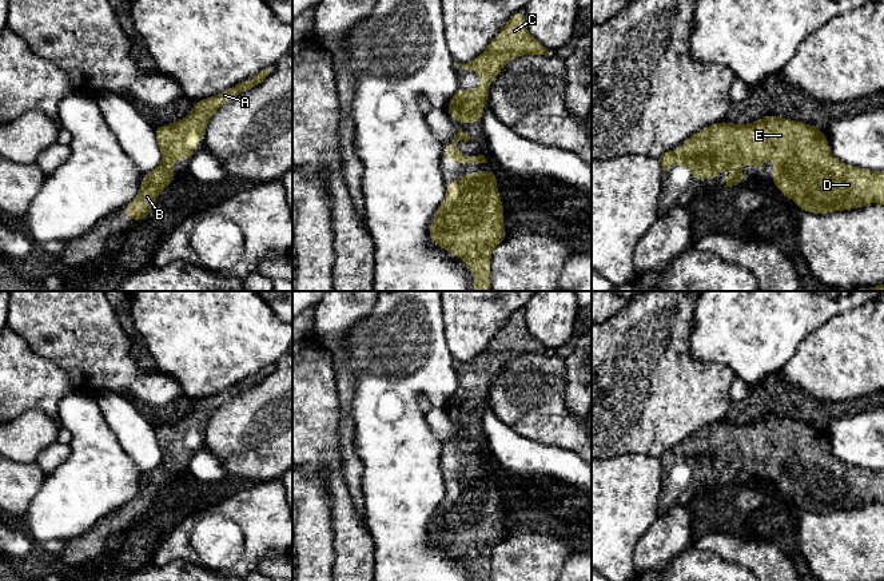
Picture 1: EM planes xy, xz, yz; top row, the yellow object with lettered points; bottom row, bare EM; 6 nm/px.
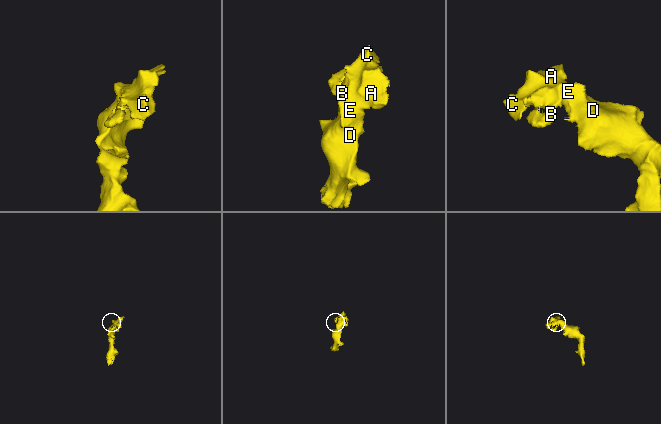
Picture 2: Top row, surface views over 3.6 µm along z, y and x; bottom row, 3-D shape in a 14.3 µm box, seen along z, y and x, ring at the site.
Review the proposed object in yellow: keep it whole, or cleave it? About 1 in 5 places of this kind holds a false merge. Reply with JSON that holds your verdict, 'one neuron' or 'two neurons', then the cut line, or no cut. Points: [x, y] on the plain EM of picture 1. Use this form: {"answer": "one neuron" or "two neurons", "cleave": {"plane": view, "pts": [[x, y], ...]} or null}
{"answer": "one neuron", "cleave": null}

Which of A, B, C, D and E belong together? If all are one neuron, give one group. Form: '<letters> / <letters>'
A B C D E

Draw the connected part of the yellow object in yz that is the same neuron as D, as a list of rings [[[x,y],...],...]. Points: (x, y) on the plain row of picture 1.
[[[765,414],[762,418],[746,423],[730,423],[726,419],[714,422],[688,437],[678,449],[668,450],[661,457],[662,470],[672,463],[688,465],[692,478],[718,478],[721,469],[733,465],[726,485],[742,483],[744,462],[753,462],[757,471],[764,467],[764,457],[775,459],[772,482],[785,497],[791,497],[804,512],[829,513],[860,508],[869,502],[884,505],[884,471],[849,465],[829,451],[827,433],[817,423],[795,421],[789,417]]]

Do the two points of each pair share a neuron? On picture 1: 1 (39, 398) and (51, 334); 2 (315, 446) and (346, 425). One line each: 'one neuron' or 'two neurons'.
1: two neurons
2: two neurons

